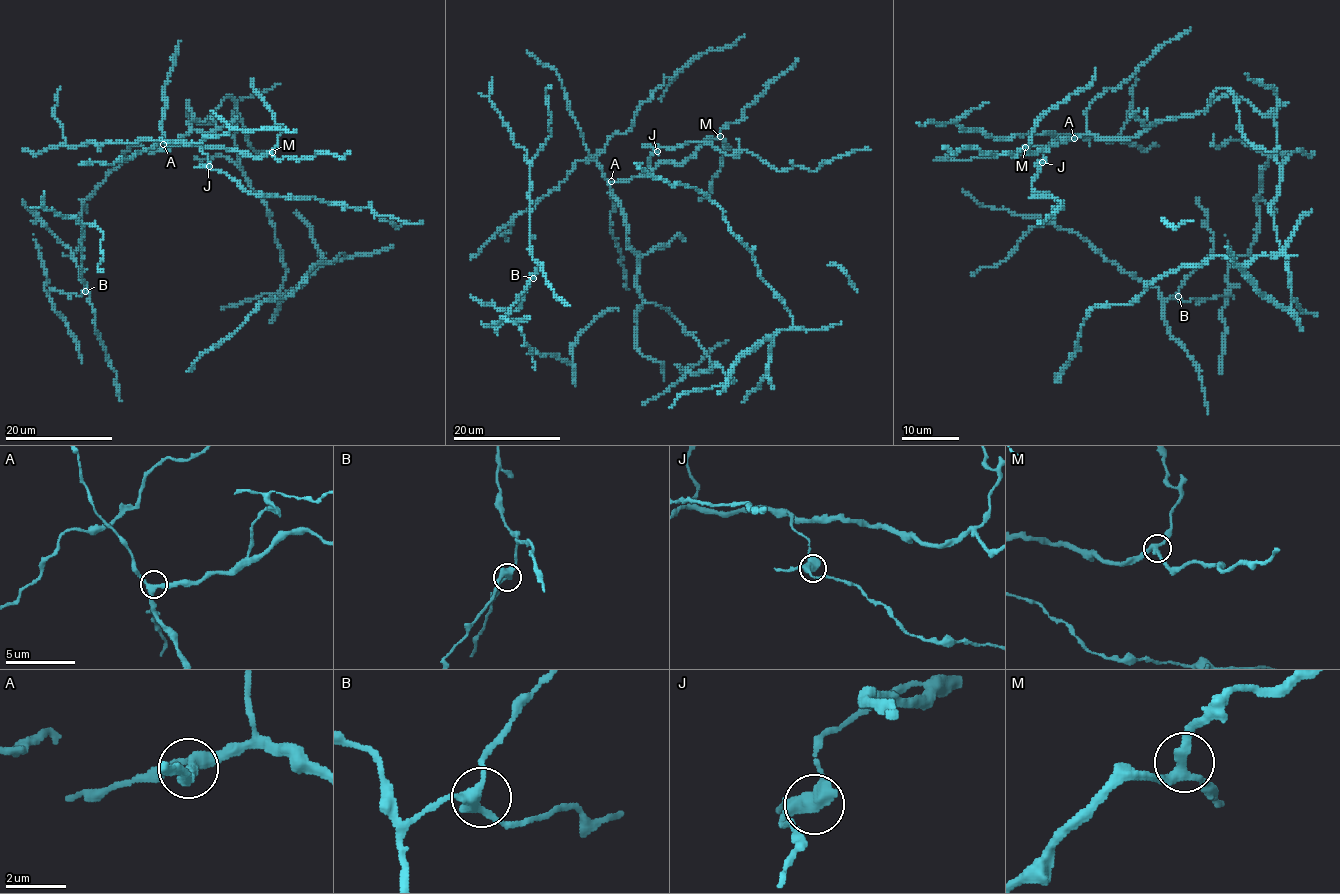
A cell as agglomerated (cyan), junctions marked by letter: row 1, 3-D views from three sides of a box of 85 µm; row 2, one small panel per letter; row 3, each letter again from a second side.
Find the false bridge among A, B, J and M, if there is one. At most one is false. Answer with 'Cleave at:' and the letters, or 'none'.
Cleave at: J

